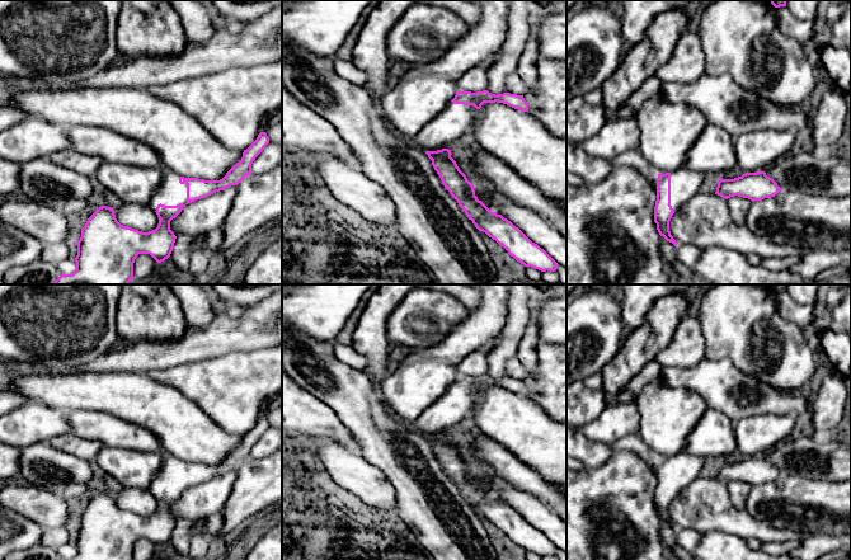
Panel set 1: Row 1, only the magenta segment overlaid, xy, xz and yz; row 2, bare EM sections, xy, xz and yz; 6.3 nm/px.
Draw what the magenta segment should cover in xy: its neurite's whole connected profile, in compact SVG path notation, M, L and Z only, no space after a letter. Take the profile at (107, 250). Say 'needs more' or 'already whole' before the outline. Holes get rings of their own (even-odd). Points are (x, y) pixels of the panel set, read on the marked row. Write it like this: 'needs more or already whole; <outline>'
needs more; M260 132L257 140L243 152L243 157L220 180L204 180L184 178L165 168L163 180L151 198L151 208L159 217L155 230L142 232L121 225L113 208L102 206L86 221L81 229L81 237L76 243L76 270L72 274L61 274L50 284L128 284L133 279L133 263L138 254L150 254L157 263L168 259L173 251L177 236L170 230L170 221L175 218L188 203L206 198L231 185L238 185L251 174L251 164L269 143L265 132Z

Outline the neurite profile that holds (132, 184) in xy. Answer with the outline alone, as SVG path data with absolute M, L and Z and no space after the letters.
M103 161L95 178L124 203L151 203L163 180L165 166L140 168Z

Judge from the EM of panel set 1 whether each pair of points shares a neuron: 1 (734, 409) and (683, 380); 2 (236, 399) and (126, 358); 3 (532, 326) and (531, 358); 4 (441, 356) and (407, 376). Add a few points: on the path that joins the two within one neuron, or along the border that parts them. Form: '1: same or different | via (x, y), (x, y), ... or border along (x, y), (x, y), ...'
1: same | via (722, 396), (705, 380), (696, 380)
2: different | border along (189, 363), (178, 363), (149, 373)
3: same | via (531, 334), (531, 351)
4: same | via (432, 365), (421, 376), (415, 376)

